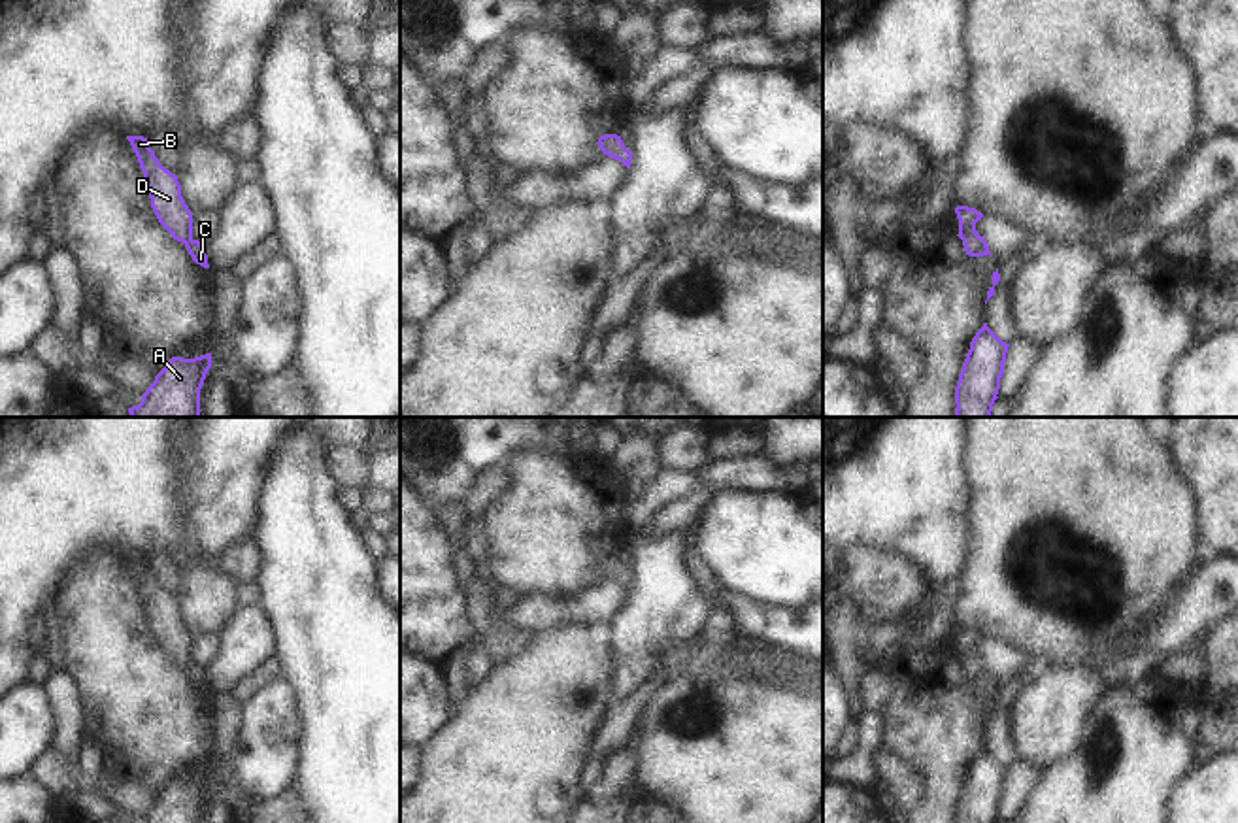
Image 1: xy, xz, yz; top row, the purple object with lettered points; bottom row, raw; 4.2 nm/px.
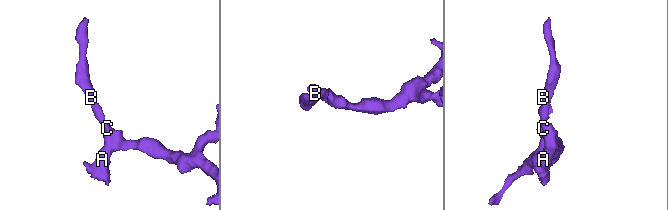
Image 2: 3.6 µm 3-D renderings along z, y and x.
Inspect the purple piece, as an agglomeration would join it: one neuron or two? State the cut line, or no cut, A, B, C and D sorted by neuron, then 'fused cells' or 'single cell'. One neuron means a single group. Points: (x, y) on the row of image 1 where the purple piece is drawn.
cut none; groups A B C D; single cell

